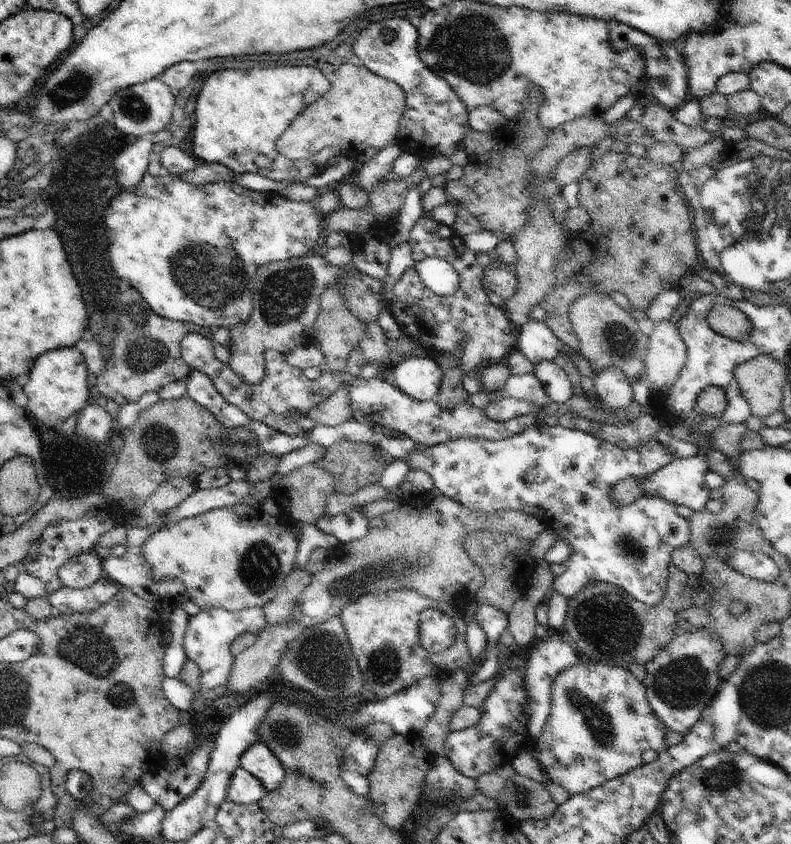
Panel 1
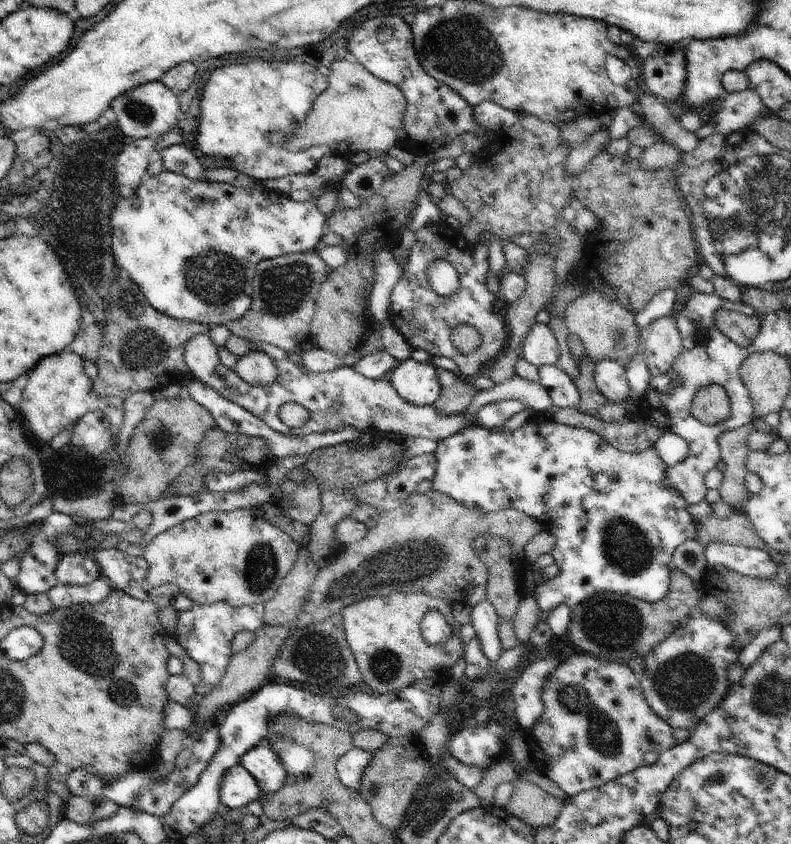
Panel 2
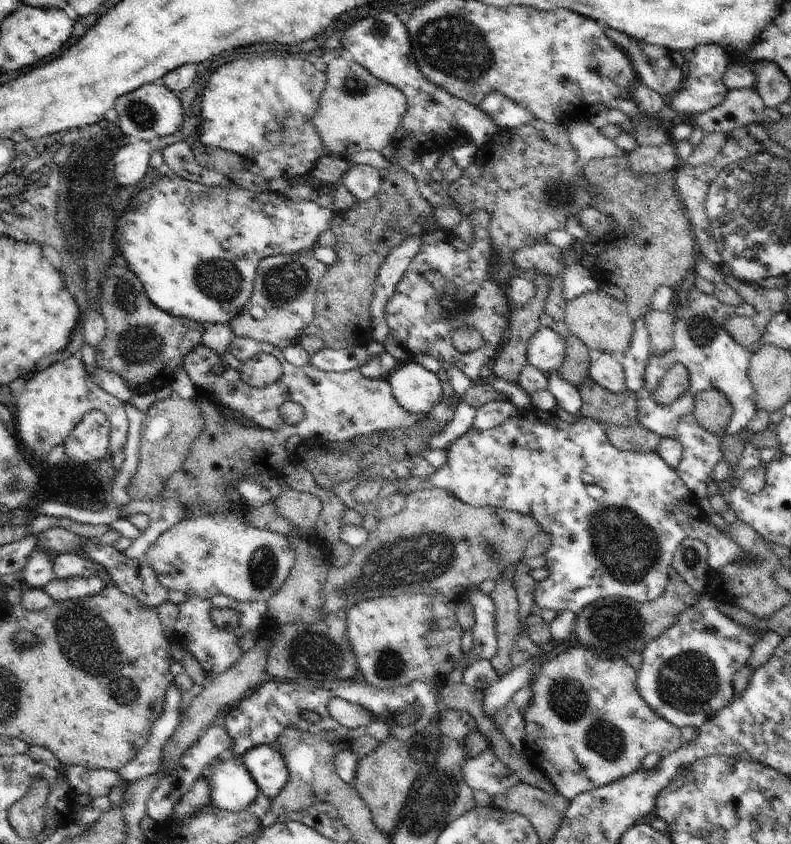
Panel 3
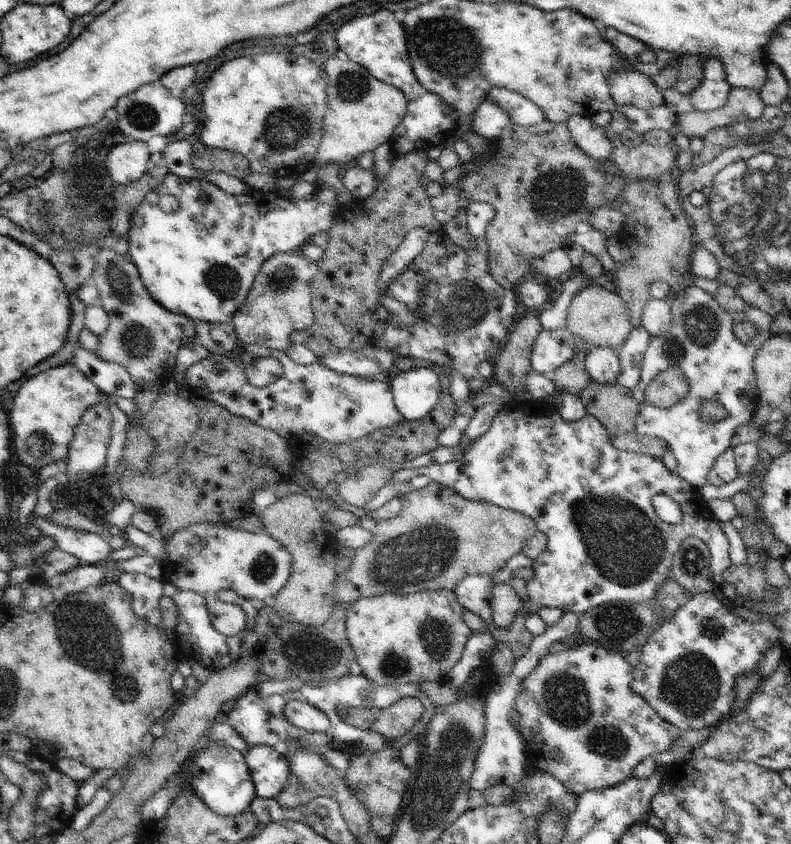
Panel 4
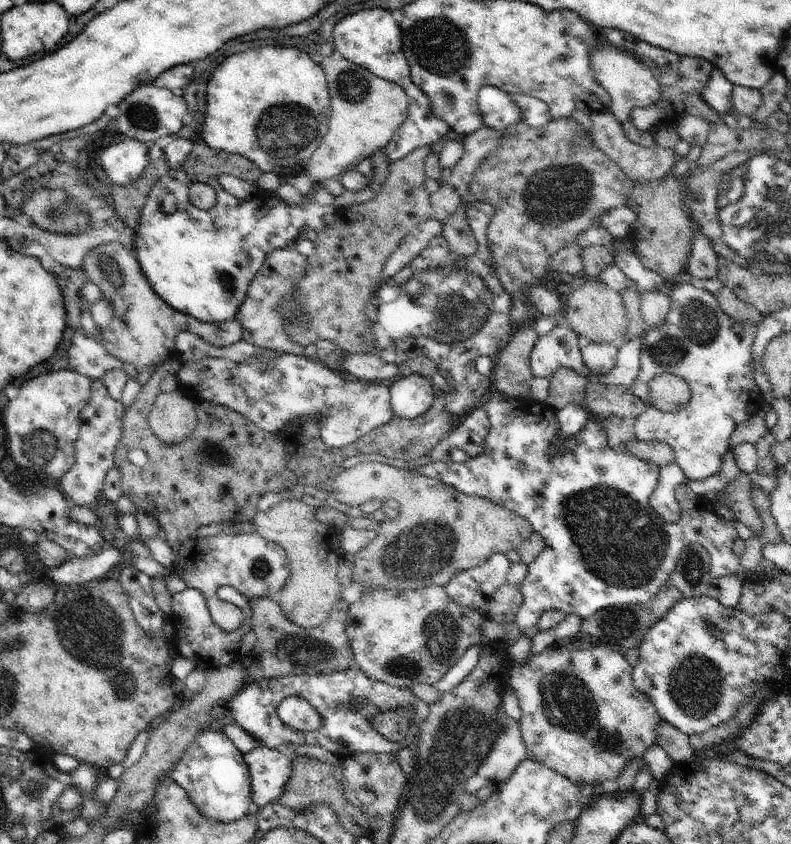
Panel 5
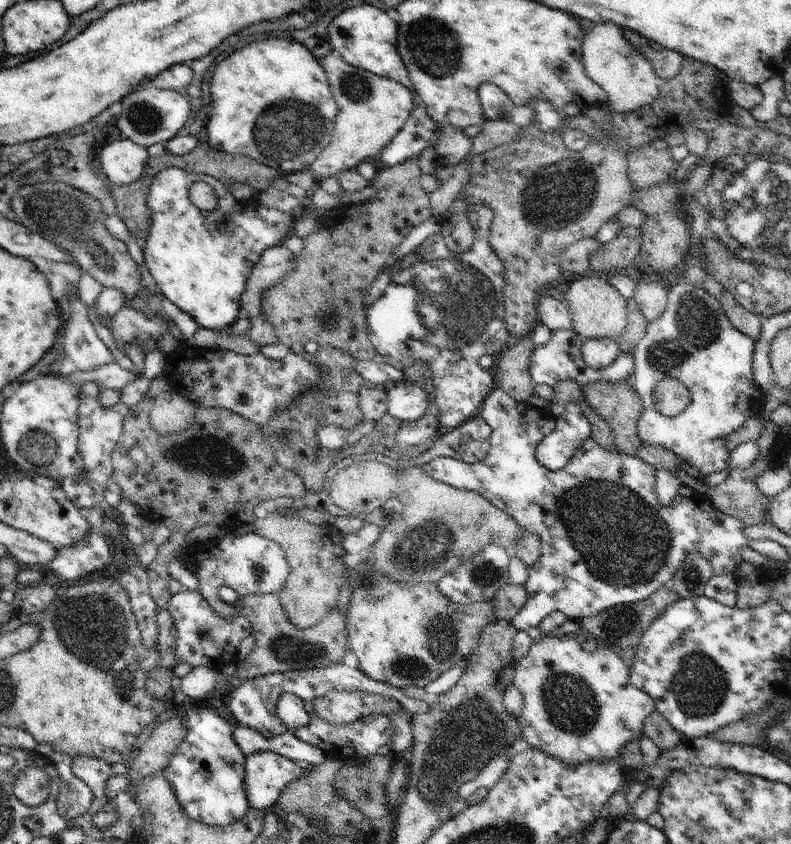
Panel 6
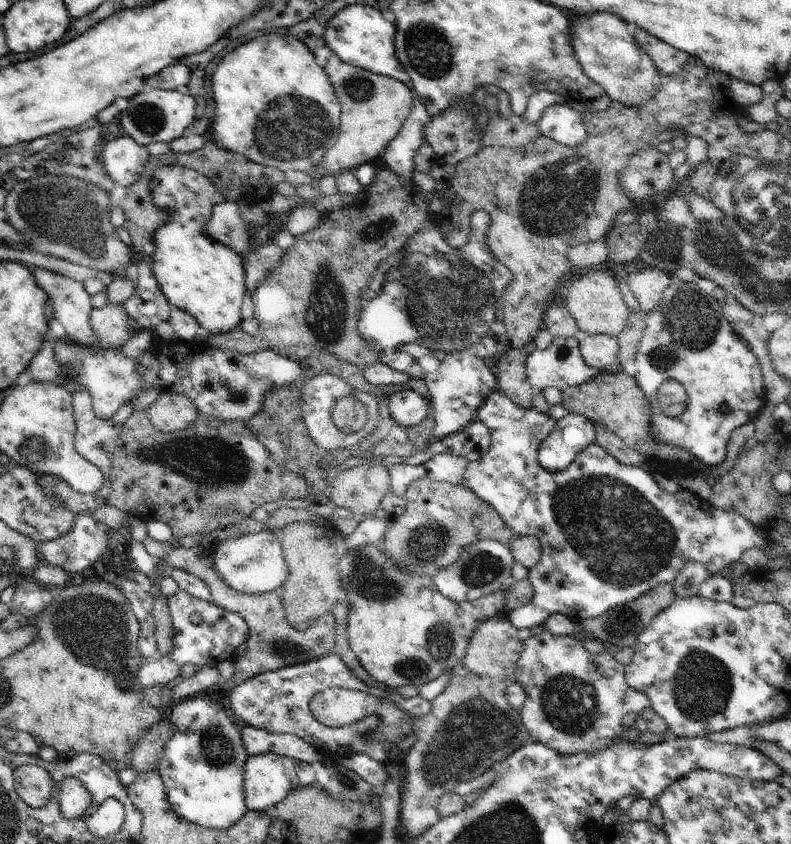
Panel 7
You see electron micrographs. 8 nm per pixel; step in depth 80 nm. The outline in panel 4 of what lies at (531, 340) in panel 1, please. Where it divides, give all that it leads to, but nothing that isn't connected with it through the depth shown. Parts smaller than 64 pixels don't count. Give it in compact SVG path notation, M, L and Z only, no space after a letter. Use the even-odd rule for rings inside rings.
M566 328L540 331L531 352L531 369L551 377L572 358L575 344L574 336Z

